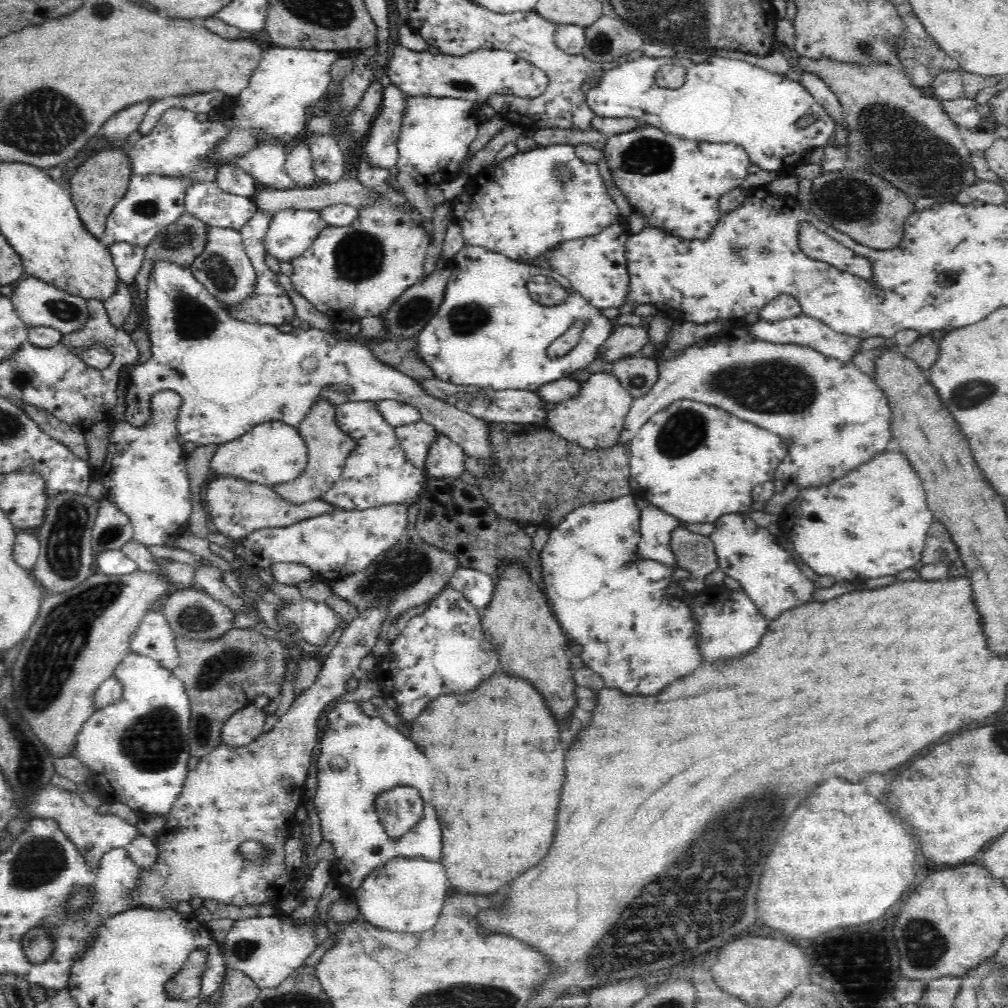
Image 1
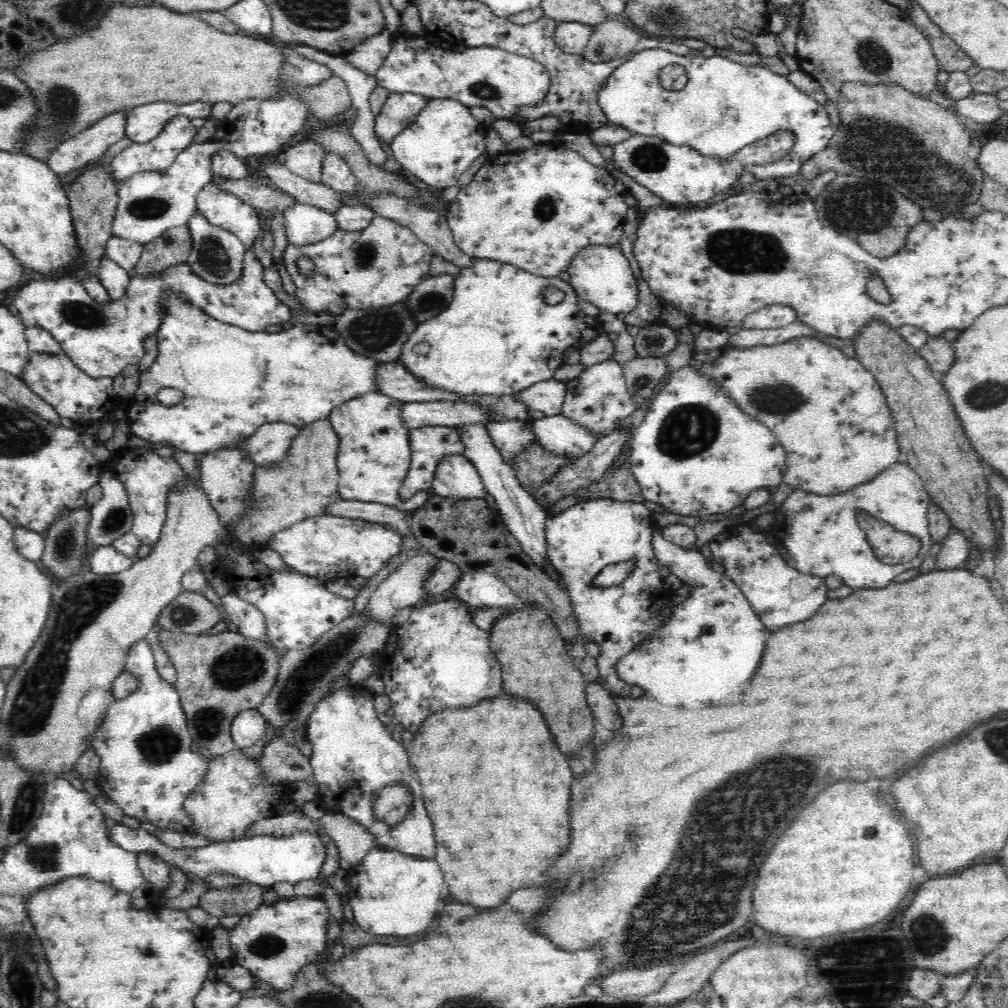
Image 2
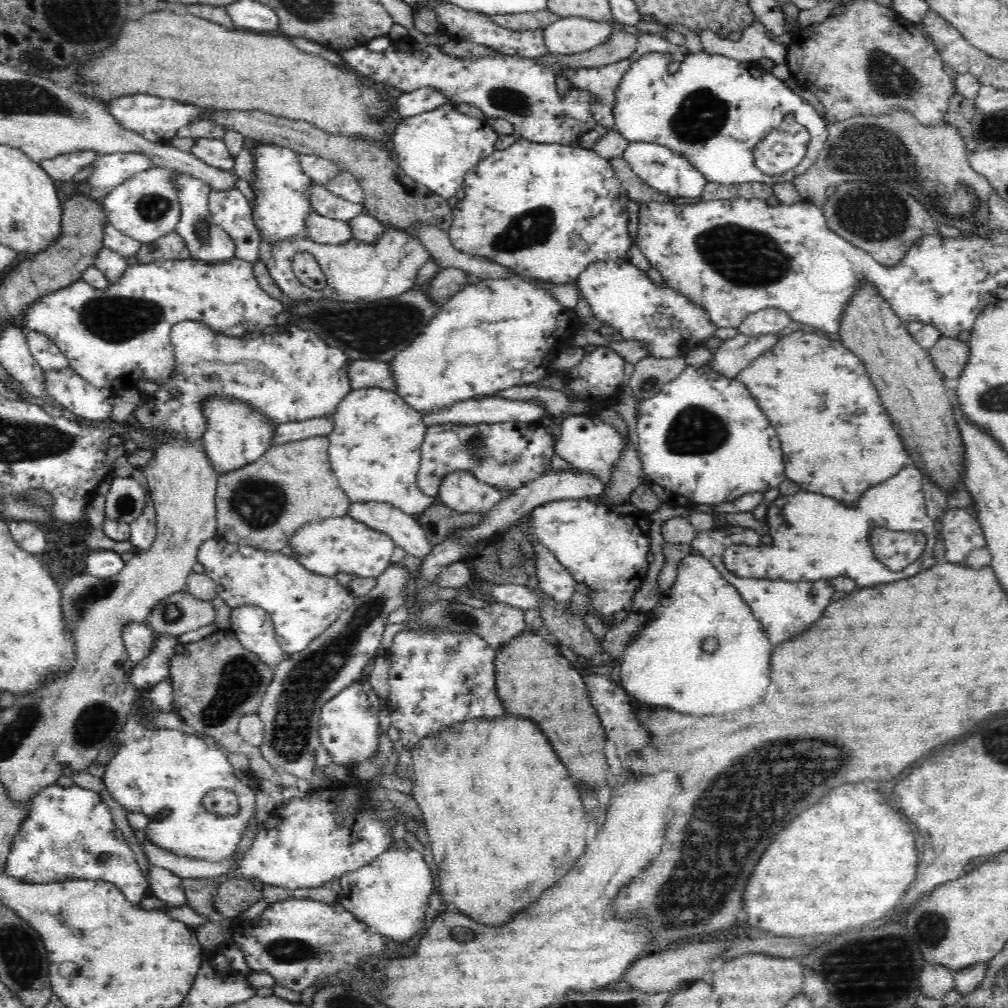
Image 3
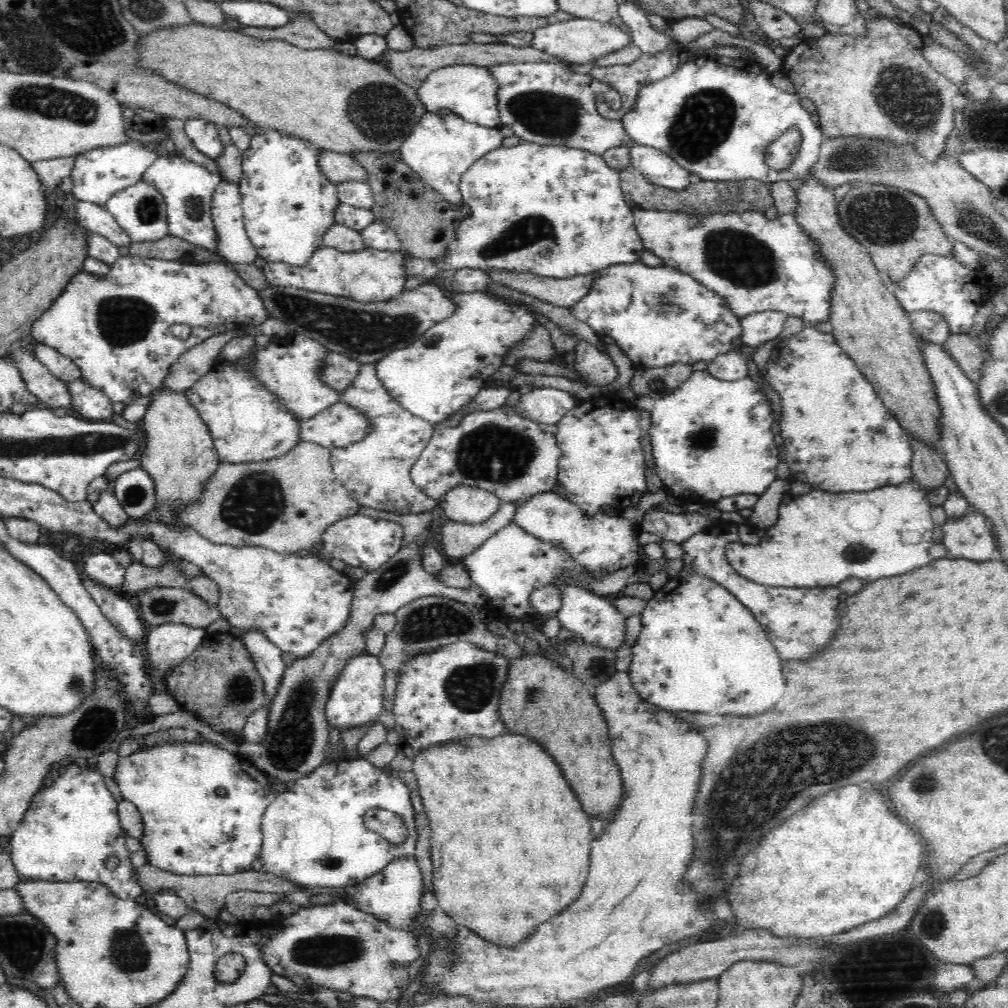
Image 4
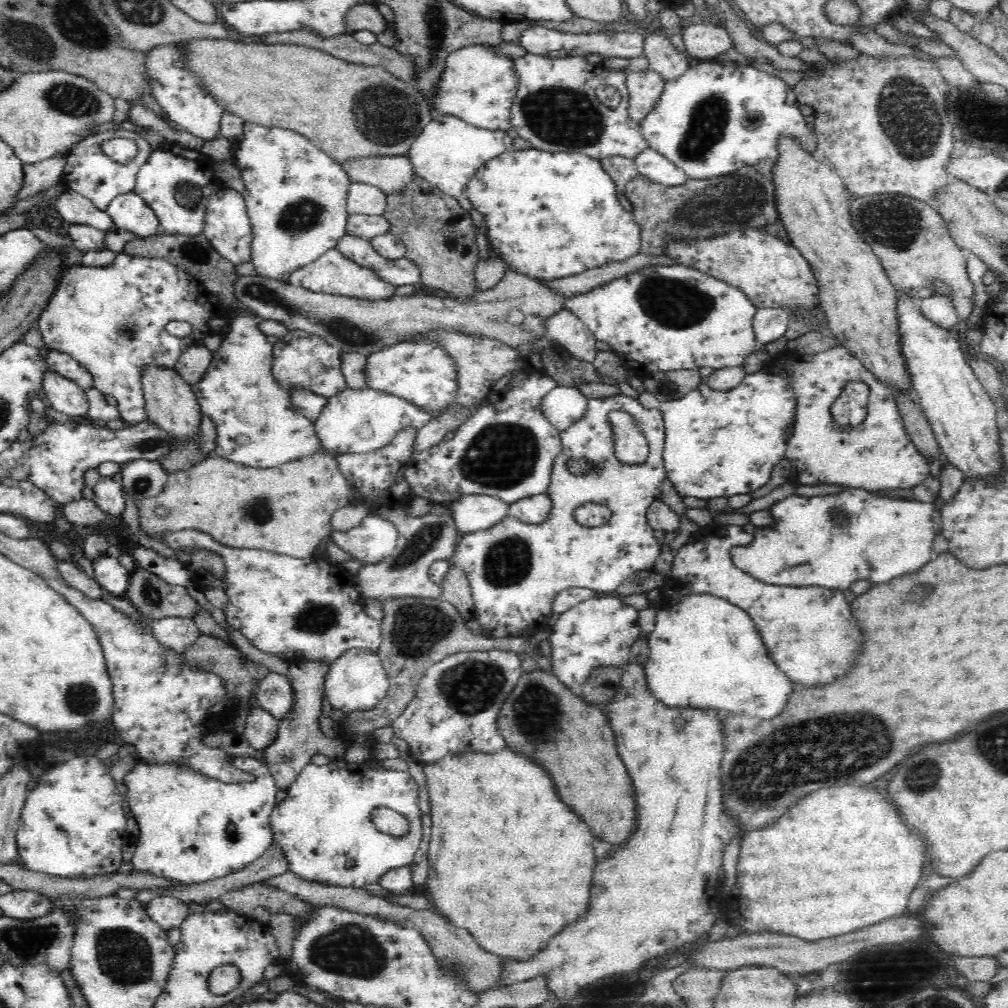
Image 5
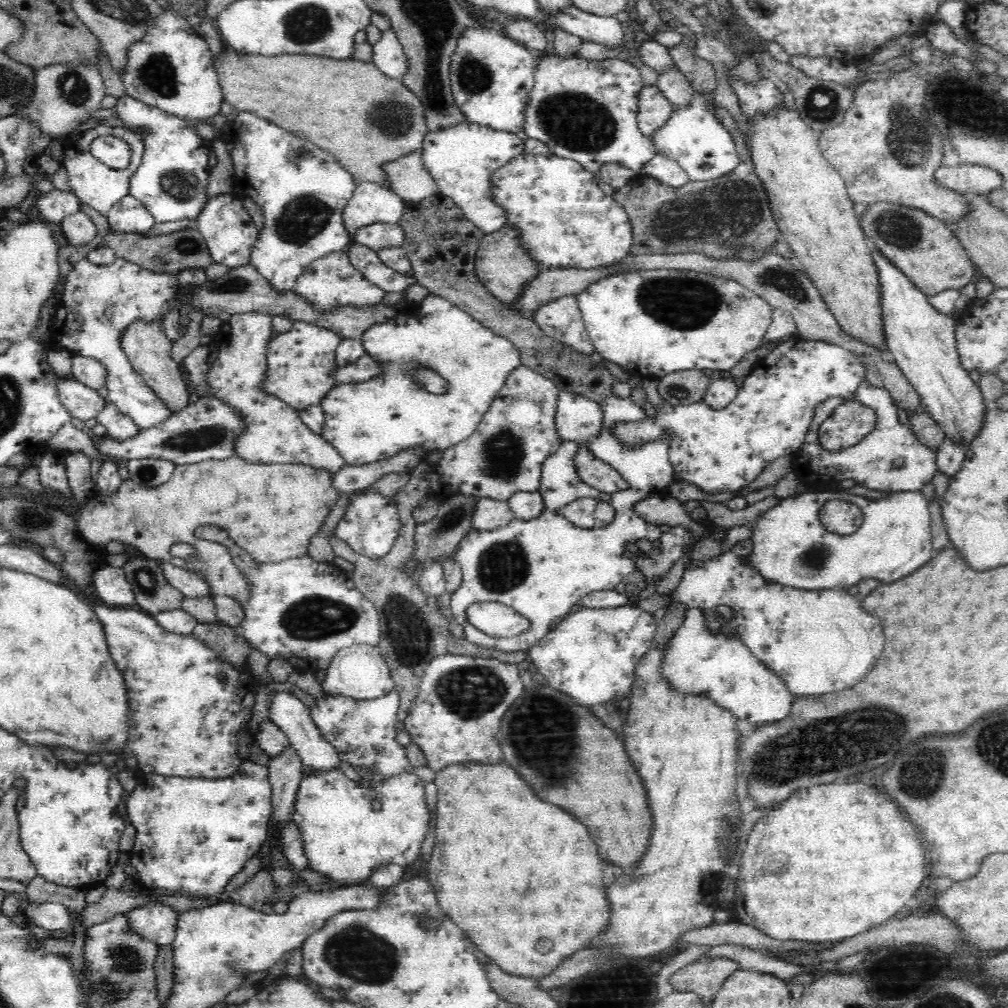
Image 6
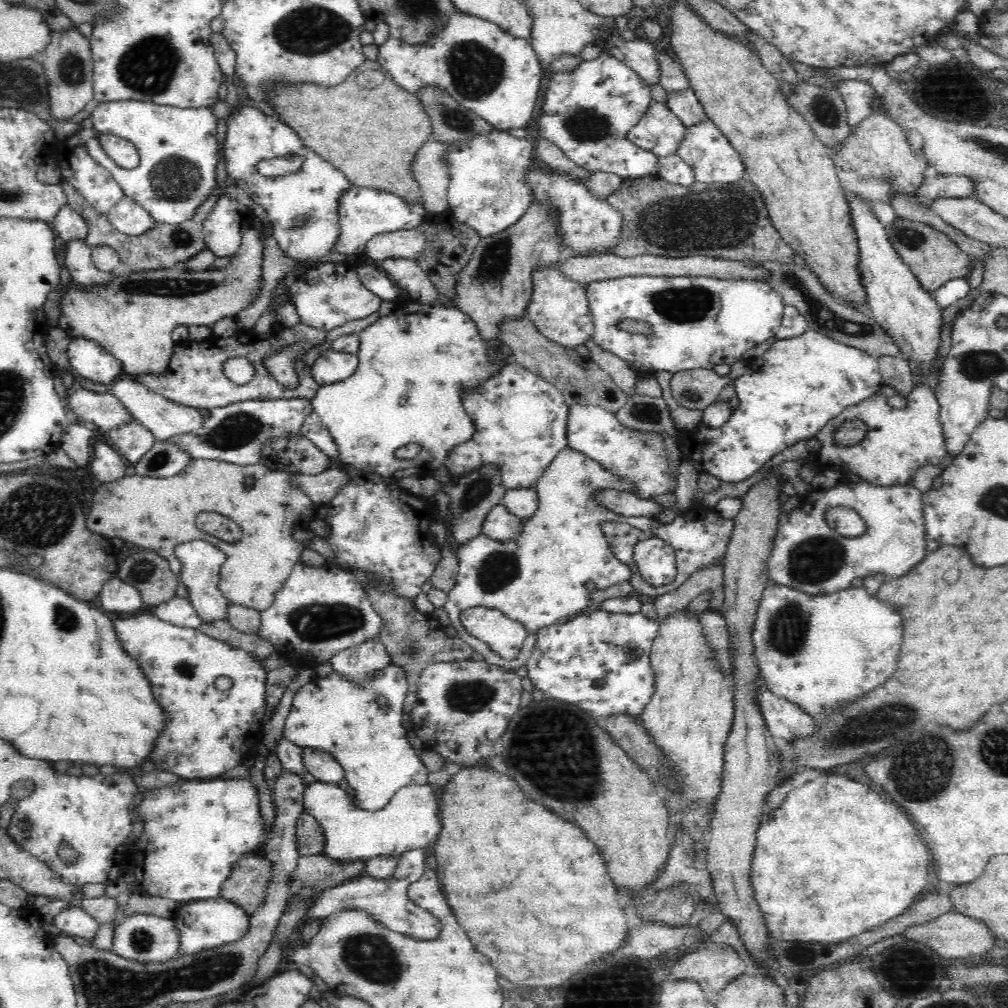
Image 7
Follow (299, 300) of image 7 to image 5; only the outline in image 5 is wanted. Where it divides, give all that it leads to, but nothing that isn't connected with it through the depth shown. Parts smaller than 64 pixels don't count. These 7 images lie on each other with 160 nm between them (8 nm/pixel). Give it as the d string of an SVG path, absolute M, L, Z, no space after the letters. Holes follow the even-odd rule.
M337 248L326 252L318 260L300 268L298 272L290 274L290 278L286 281L294 286L302 287L310 290L310 292L319 292L322 294L348 296L360 300L387 300L394 294L395 286L380 280L376 272L363 268L355 264L352 260L348 260L342 255Z

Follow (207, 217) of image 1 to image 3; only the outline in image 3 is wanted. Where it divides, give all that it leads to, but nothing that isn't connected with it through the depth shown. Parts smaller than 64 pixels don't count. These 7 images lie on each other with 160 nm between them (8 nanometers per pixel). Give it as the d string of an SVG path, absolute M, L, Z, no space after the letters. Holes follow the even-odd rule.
M212 189L209 194L209 213L234 242L235 258L250 264L259 261L262 238L254 225L250 202L239 189Z

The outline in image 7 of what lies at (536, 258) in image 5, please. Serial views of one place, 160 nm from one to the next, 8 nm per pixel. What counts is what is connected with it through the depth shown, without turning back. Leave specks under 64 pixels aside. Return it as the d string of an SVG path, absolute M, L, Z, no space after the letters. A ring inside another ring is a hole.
M534 161L527 174L527 181L533 188L534 202L553 202L559 210L559 226L564 245L571 246L576 256L589 256L593 247L602 255L607 247L614 247L621 240L622 215L612 208L607 199L594 197L584 185L570 181L568 175L542 174Z

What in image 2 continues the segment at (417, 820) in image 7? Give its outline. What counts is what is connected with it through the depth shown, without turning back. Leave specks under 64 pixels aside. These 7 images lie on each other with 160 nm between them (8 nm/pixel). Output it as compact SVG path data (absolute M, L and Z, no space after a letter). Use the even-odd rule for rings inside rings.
M115 825L109 830L109 837L118 847L135 853L150 854L160 858L171 867L178 867L188 878L204 879L214 873L230 873L246 883L263 887L272 887L278 882L289 882L295 885L303 880L314 880L321 874L321 868L328 854L326 844L320 835L311 830L296 830L292 834L274 836L259 834L252 838L210 844L204 848L173 848L167 846L155 834L141 827L132 829L125 825Z

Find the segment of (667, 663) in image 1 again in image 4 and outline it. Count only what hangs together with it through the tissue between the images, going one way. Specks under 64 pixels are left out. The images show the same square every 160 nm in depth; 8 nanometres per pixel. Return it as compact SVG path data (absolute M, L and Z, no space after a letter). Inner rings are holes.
M552 491L535 494L520 503L514 521L536 538L561 545L576 562L592 572L620 570L642 563L644 560L642 546L638 544L638 539L634 537L632 531L635 525L638 527L638 524L621 516L608 516L601 511L590 519L576 507L576 504Z

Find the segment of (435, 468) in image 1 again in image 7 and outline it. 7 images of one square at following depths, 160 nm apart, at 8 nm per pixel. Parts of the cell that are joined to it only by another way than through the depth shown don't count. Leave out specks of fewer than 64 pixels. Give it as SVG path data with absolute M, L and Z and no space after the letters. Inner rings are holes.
M500 503L494 505L492 512L485 518L482 532L492 540L507 543L513 541L519 535L519 532L522 532L524 522L524 519L511 514Z

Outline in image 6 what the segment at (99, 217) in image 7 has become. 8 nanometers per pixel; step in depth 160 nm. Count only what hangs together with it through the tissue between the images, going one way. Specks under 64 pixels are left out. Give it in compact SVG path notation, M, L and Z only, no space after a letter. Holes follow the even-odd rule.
M195 225L181 229L178 232L172 232L172 234L162 234L159 236L113 231L111 227L102 227L97 230L97 236L94 237L90 243L80 247L69 245L66 246L66 248L60 248L60 250L58 250L59 280L54 290L57 292L54 292L56 301L53 305L56 313L58 312L58 308L60 308L62 296L64 296L65 282L68 280L70 272L72 272L72 269L80 260L87 258L92 250L96 250L99 247L110 248L117 257L130 261L145 270L150 270L150 272L154 274L168 273L176 275L178 272L187 269L206 269L214 262L203 235Z

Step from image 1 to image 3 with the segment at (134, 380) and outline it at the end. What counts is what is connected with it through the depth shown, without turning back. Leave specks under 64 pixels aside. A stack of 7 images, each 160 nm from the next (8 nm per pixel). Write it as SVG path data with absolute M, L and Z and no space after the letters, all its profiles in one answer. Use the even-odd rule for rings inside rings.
M185 320L171 328L170 338L174 344L178 364L169 380L159 385L154 394L145 397L149 405L143 404L136 409L136 418L148 430L167 428L181 432L192 440L203 438L206 419L202 416L200 400L208 396L225 394L229 398L239 398L265 414L272 422L284 424L333 415L340 401L352 390L347 374L350 358L346 353L326 344L316 333L296 327L291 322L275 333L244 341L240 337L214 335L208 325ZM534 544L537 552L537 577L539 588L554 601L570 606L576 593L576 580L558 559L542 545Z

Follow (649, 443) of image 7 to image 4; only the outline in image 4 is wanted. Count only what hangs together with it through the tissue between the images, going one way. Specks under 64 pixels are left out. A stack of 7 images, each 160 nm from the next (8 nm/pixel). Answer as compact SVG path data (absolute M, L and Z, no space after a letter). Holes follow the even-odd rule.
M554 386L538 387L524 395L517 412L536 422L556 425L578 406L578 399L571 393Z

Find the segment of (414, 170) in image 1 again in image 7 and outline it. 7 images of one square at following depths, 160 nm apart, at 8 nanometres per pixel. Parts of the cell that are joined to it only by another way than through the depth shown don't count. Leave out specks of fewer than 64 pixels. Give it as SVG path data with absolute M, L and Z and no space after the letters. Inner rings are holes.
M494 129L489 135L475 136L450 144L447 159L451 180L446 190L449 209L458 221L474 229L482 239L506 232L524 216L528 207L534 203L533 188L527 181L530 166L535 161L534 142Z

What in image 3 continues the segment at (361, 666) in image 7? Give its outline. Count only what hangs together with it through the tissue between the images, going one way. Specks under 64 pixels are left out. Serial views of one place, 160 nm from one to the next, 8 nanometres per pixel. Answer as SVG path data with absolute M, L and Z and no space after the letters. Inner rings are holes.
M362 672L359 680L346 686L322 707L320 714L320 739L336 764L346 766L350 762L366 762L377 752L379 714L383 701L369 682L370 672Z

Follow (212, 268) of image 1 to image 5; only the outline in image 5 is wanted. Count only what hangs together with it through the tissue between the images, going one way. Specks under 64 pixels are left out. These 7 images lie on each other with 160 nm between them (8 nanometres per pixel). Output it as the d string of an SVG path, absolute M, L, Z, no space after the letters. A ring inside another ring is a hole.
M167 140L152 150L146 164L138 171L133 191L156 213L162 233L186 236L202 233L204 214L215 190L213 165L202 150L184 148Z

